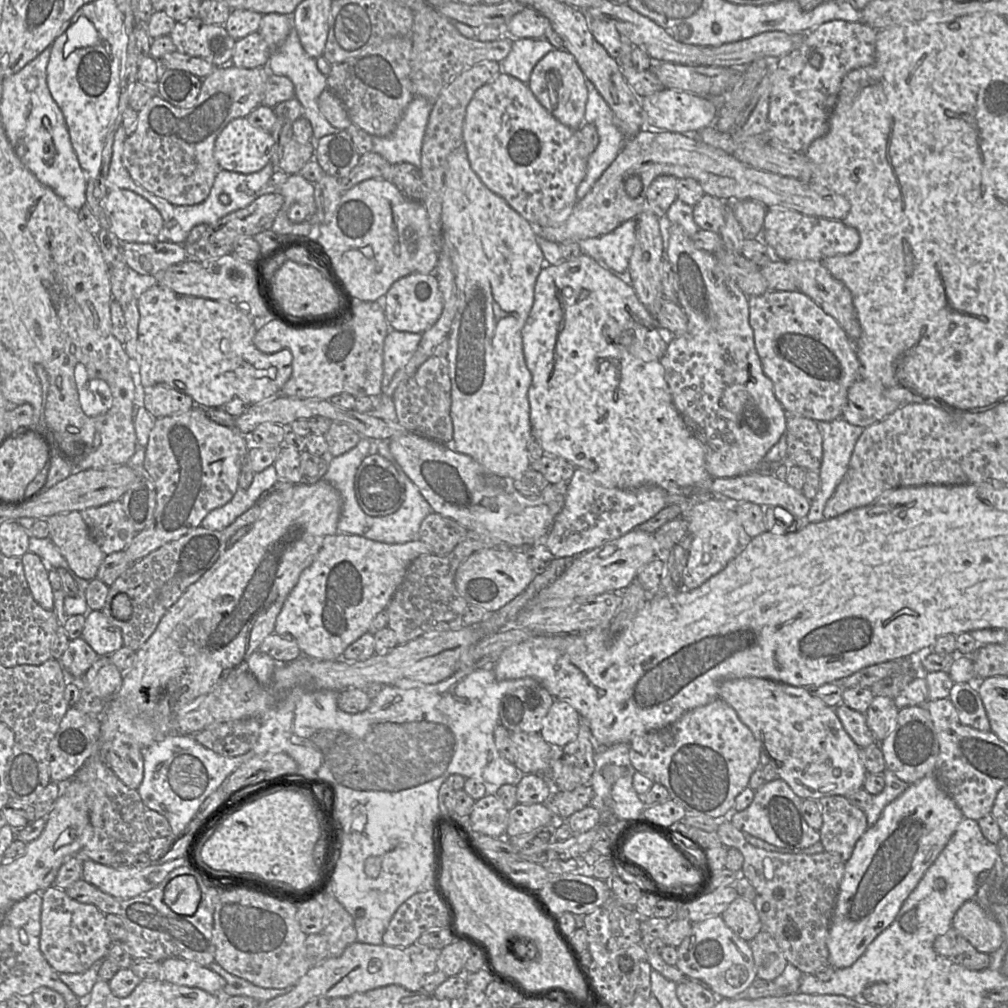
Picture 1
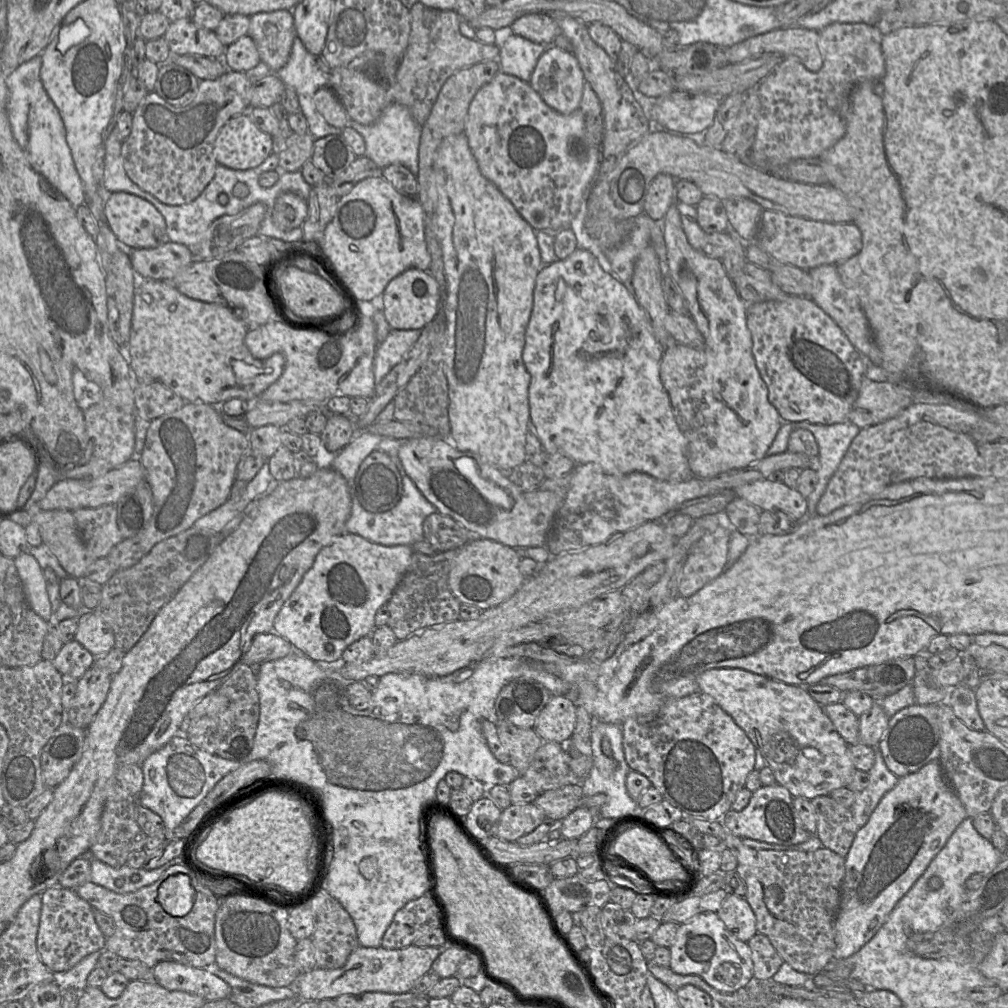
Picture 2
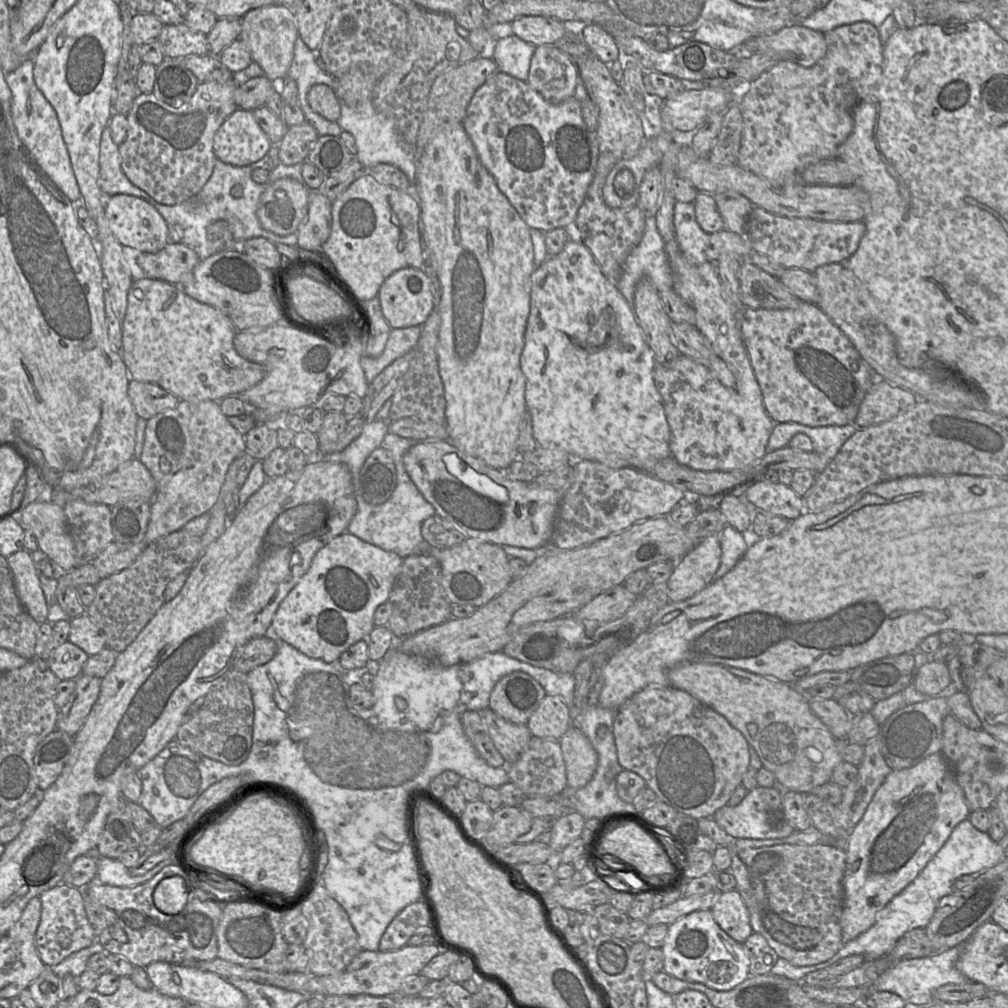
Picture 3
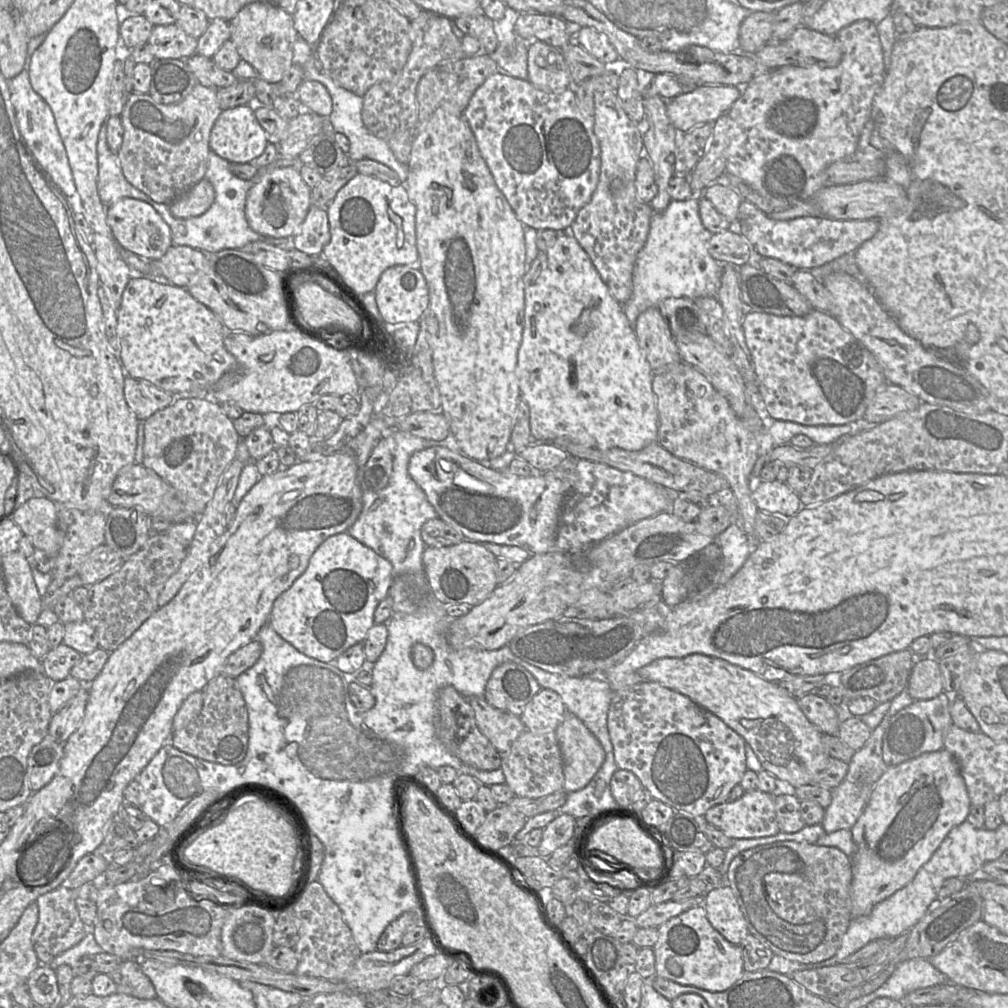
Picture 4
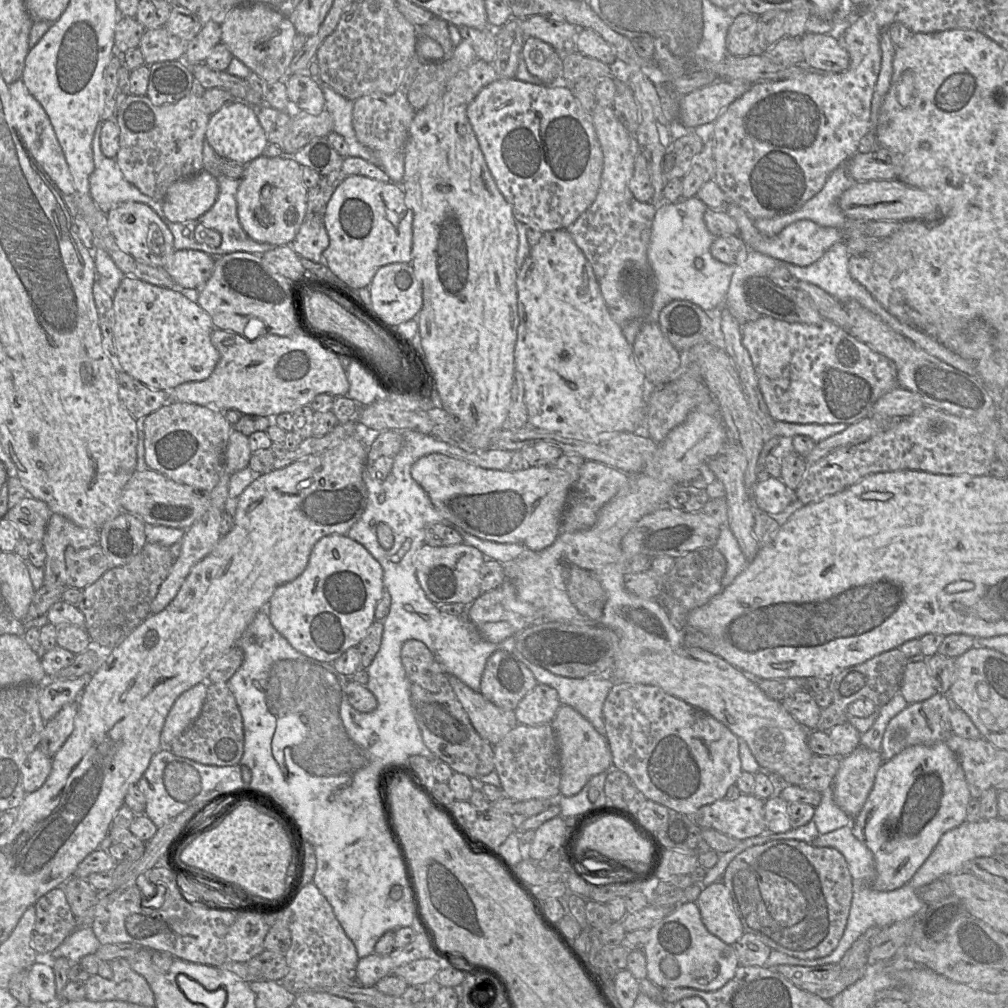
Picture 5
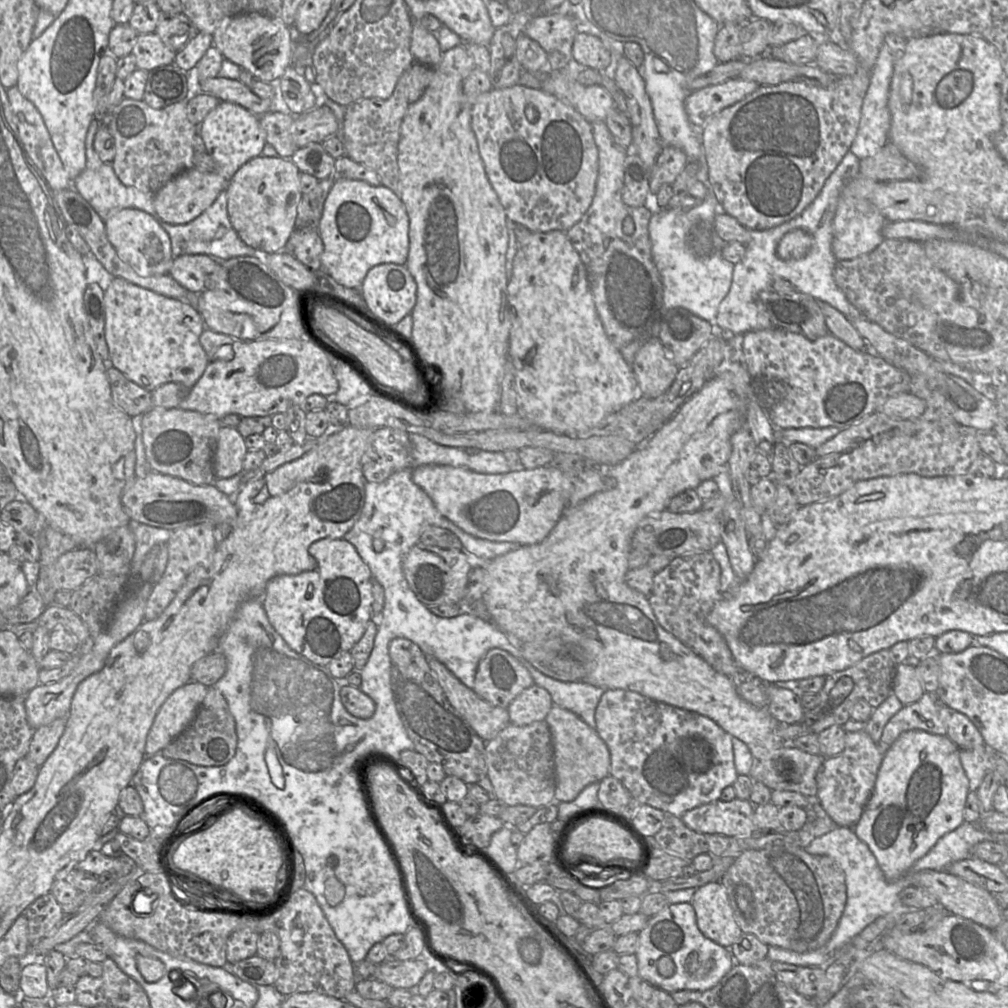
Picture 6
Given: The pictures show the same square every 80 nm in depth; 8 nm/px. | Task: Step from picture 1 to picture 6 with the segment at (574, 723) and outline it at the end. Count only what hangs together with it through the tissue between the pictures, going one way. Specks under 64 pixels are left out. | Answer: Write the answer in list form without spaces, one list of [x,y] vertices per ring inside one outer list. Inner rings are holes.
[[[534,683],[522,691],[507,709],[511,723],[524,726],[545,720],[553,705],[549,692]]]

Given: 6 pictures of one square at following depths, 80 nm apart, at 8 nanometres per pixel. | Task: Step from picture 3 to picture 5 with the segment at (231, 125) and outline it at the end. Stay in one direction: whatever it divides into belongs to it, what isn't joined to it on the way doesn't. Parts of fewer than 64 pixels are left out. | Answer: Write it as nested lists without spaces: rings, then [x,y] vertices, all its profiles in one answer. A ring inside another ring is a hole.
[[[239,101],[225,105],[210,116],[205,137],[220,157],[242,165],[247,165],[261,156],[268,143],[265,131],[258,121],[256,109]]]

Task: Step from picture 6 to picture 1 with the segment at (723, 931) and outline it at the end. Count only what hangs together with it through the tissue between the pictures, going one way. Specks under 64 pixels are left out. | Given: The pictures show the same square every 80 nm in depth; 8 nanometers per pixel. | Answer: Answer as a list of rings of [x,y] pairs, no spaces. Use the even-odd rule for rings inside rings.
[[[739,896],[721,917],[726,925],[746,942],[750,942],[762,930],[762,923],[754,903]]]

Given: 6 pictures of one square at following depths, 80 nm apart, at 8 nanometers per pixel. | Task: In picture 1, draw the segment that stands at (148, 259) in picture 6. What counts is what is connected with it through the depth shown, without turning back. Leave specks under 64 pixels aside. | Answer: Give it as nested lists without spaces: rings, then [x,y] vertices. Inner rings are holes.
[[[128,189],[108,190],[102,208],[121,243],[153,243],[161,238],[160,212],[139,194]]]

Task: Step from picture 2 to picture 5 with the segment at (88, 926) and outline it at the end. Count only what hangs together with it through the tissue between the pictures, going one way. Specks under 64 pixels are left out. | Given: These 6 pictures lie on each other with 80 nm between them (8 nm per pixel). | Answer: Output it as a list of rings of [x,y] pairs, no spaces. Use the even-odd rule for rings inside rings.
[[[62,888],[49,891],[34,906],[36,922],[31,946],[38,954],[51,953],[77,929],[76,917]]]

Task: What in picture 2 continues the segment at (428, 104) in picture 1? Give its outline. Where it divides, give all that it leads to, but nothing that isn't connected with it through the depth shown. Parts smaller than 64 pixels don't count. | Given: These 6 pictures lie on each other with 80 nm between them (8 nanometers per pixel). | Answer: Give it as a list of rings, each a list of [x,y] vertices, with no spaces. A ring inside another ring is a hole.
[[[392,103],[383,110],[373,124],[362,125],[349,118],[348,126],[355,129],[364,138],[365,156],[374,161],[380,168],[401,164],[417,177],[419,170],[418,150],[423,125],[414,120],[406,106]]]

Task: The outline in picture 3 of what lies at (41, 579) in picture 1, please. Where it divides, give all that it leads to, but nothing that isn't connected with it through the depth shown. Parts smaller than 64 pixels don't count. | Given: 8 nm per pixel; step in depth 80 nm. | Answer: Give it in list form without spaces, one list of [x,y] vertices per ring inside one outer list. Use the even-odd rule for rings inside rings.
[[[21,550],[7,557],[21,604],[39,624],[47,622],[48,603],[41,588],[31,552]]]

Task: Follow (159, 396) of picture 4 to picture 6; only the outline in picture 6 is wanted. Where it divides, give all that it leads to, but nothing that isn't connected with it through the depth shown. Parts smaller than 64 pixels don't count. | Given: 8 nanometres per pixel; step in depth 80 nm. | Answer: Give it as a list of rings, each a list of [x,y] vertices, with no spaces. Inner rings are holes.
[[[108,364],[106,374],[115,405],[130,417],[143,415],[152,408],[152,393],[128,379],[120,370]]]

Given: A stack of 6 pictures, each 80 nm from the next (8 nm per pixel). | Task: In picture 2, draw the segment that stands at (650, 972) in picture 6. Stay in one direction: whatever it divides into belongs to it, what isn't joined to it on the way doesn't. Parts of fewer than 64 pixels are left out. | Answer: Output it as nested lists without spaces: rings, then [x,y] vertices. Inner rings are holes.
[[[701,913],[679,924],[674,943],[669,949],[671,954],[669,968],[673,972],[699,976],[722,993],[735,993],[745,988],[754,977],[748,944],[728,931],[717,913]]]

